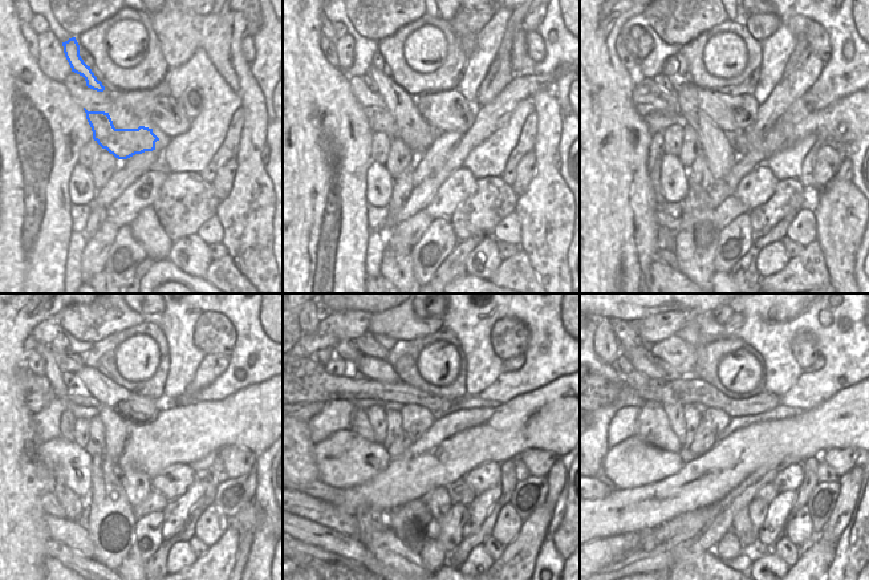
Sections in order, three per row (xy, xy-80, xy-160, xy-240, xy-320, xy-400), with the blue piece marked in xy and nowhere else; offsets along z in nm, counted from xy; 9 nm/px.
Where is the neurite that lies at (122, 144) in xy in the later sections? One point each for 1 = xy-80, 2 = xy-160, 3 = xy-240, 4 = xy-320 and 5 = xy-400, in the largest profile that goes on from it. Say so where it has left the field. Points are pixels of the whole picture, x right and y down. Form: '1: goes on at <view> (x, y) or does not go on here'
1: goes on at xy-80 (402, 112)
2: goes on at xy-160 (717, 145)
3: goes on at xy-240 (137, 486)
4: goes on at xy-320 (438, 501)
5: goes on at xy-400 (742, 526)

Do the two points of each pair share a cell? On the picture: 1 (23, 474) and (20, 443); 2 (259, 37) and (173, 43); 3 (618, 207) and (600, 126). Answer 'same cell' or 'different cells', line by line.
1: same cell
2: different cells
3: same cell

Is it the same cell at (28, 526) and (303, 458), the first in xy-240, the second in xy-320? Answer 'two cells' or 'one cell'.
one cell

